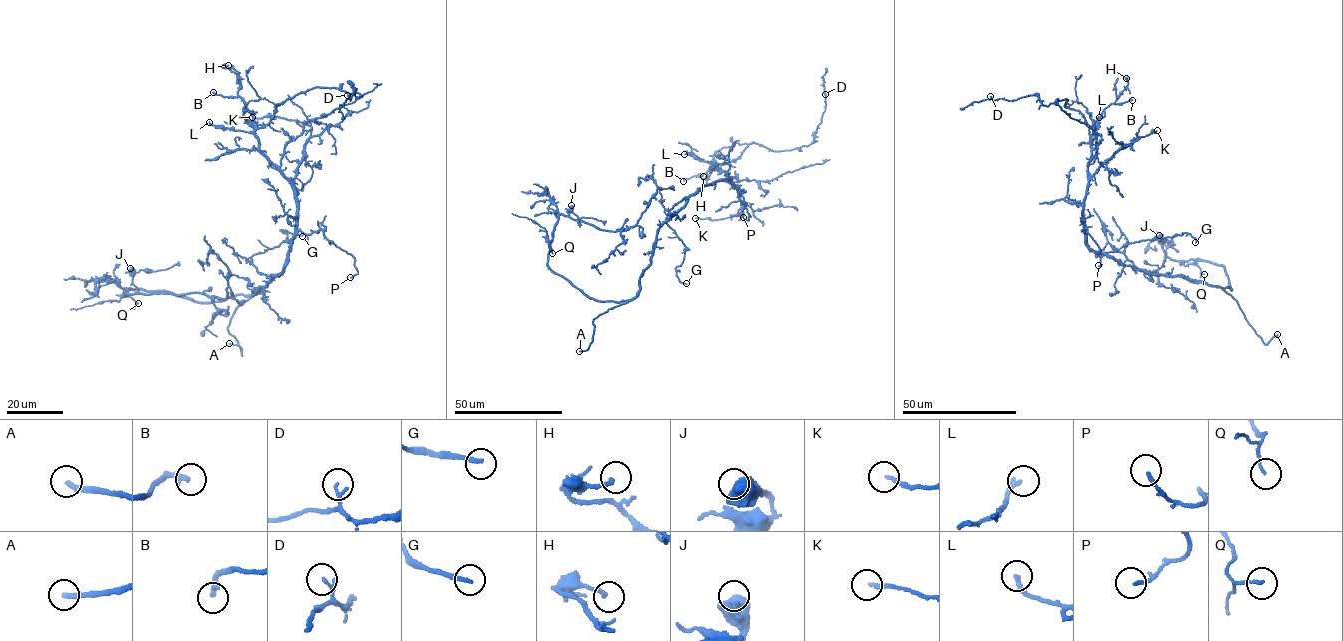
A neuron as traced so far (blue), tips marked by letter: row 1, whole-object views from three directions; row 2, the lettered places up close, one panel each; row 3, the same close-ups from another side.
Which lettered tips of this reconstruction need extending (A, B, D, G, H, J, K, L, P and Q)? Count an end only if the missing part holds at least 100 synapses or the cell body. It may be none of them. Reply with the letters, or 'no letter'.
A

